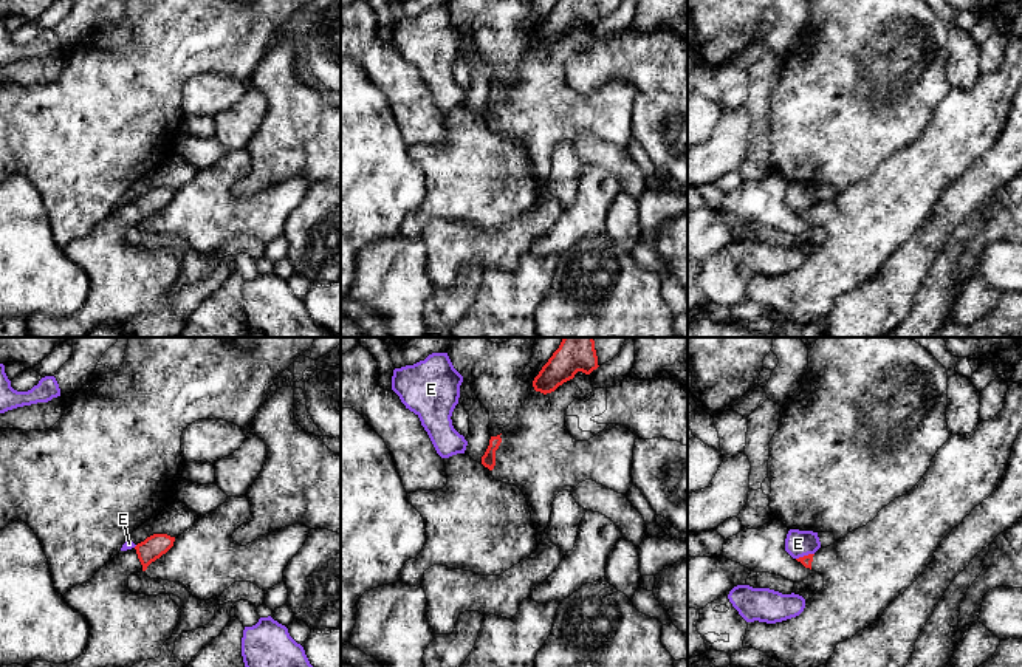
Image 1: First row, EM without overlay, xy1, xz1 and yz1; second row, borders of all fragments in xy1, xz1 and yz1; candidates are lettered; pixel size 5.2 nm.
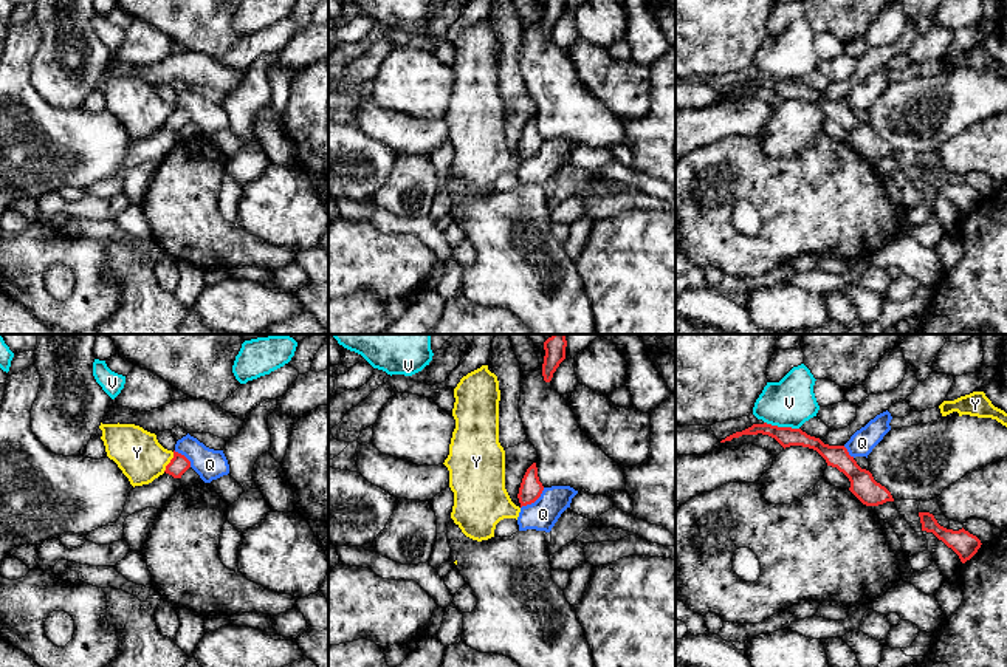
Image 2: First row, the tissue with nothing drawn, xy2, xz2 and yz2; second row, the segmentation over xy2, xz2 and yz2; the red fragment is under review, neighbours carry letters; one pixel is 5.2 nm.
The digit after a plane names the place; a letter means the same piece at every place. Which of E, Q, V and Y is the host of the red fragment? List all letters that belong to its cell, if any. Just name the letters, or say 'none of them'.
none of them

